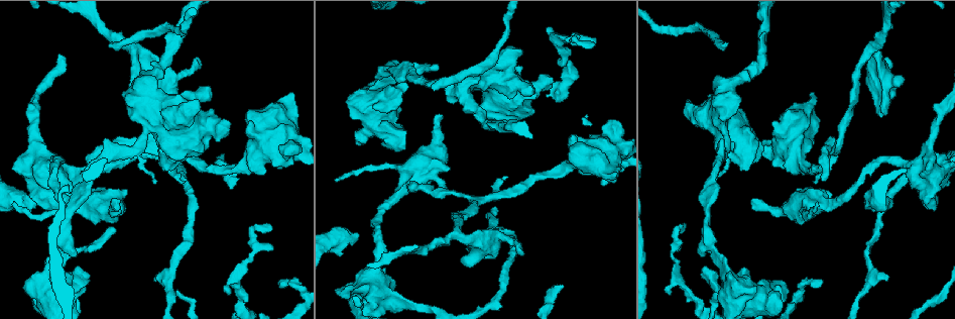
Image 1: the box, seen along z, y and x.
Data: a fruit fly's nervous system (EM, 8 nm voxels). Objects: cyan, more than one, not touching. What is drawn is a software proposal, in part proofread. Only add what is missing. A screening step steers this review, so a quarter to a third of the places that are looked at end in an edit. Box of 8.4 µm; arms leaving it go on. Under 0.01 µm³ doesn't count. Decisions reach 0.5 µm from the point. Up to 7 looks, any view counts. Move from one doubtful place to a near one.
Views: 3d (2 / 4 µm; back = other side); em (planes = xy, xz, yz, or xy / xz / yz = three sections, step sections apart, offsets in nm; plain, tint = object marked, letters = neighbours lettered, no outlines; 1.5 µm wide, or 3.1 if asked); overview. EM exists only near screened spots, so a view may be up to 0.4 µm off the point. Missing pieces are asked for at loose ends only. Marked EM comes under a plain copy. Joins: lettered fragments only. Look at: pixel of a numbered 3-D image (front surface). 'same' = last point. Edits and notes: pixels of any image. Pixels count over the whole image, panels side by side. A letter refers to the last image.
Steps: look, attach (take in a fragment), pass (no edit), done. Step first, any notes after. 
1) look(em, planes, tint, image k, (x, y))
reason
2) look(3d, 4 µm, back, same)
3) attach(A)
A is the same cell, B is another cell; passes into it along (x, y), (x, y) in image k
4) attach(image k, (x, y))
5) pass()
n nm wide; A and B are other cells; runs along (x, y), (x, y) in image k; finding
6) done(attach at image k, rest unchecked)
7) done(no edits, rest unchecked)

look(3d, 4 µm, image 1, (508, 177))
an open end

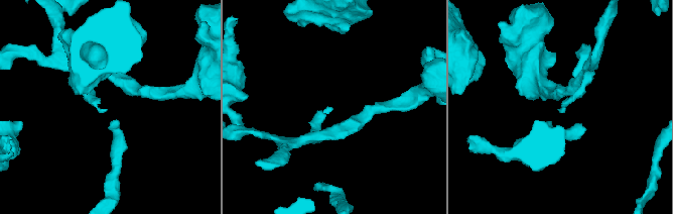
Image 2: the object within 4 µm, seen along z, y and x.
look(em, xy, step 4, tint, image 2, (559, 109))
need the tissue

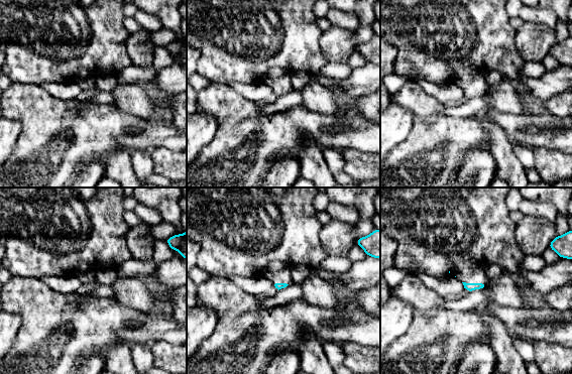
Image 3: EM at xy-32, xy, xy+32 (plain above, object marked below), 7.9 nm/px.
look(em, xy, step 4, letters, same)
see the neighbours

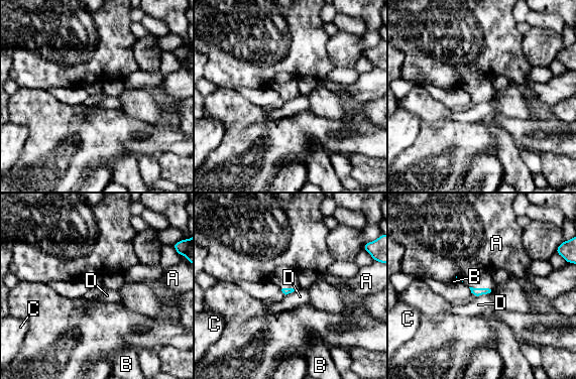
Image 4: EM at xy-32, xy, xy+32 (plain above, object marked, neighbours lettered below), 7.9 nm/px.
pass()
A, B, C and D are other cells; none of them fits

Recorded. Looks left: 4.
look(em, planes, tint, image 1, (821, 280))
an open end

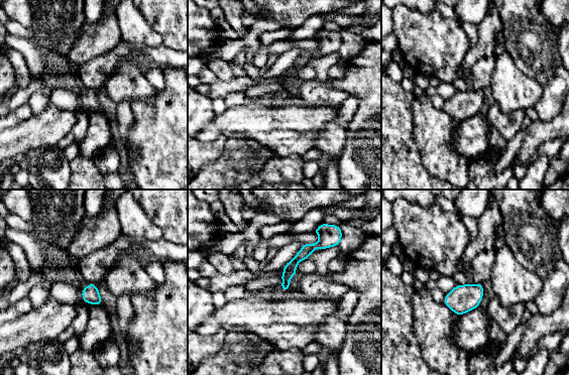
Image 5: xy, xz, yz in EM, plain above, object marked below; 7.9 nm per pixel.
look(em, planes, letters, same)

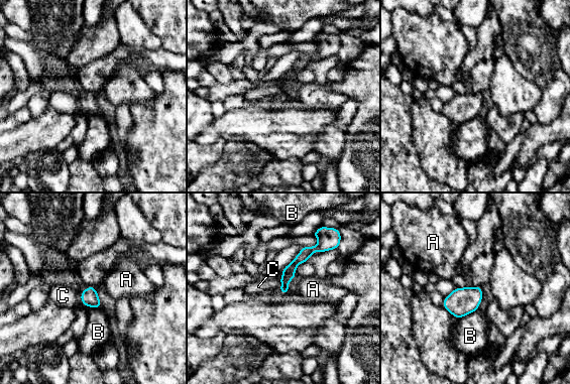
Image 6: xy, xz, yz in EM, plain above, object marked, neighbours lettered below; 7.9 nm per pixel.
pass()
A, B and C are other cells; border along (82, 291), (79, 298) in image 6; none of them fits

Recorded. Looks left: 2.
look(3d, 2 µm, image 1, (560, 285))
long arm stops here

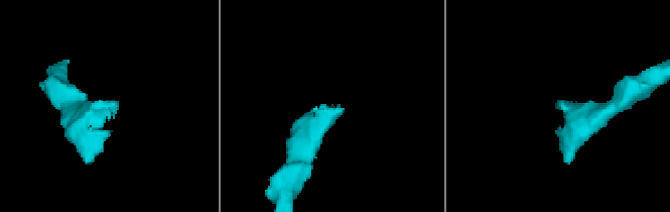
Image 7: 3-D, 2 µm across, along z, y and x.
look(em, planes, letters, image 7, (564, 129))

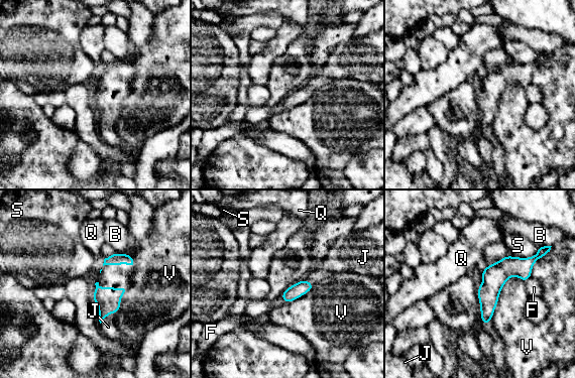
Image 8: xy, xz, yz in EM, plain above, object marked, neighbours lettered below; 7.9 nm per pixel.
attach(J)
J is the same cell, B, F, Q, S and V are other cells; the neuron continues

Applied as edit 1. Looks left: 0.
done(attach at image 8, rest unchecked)

